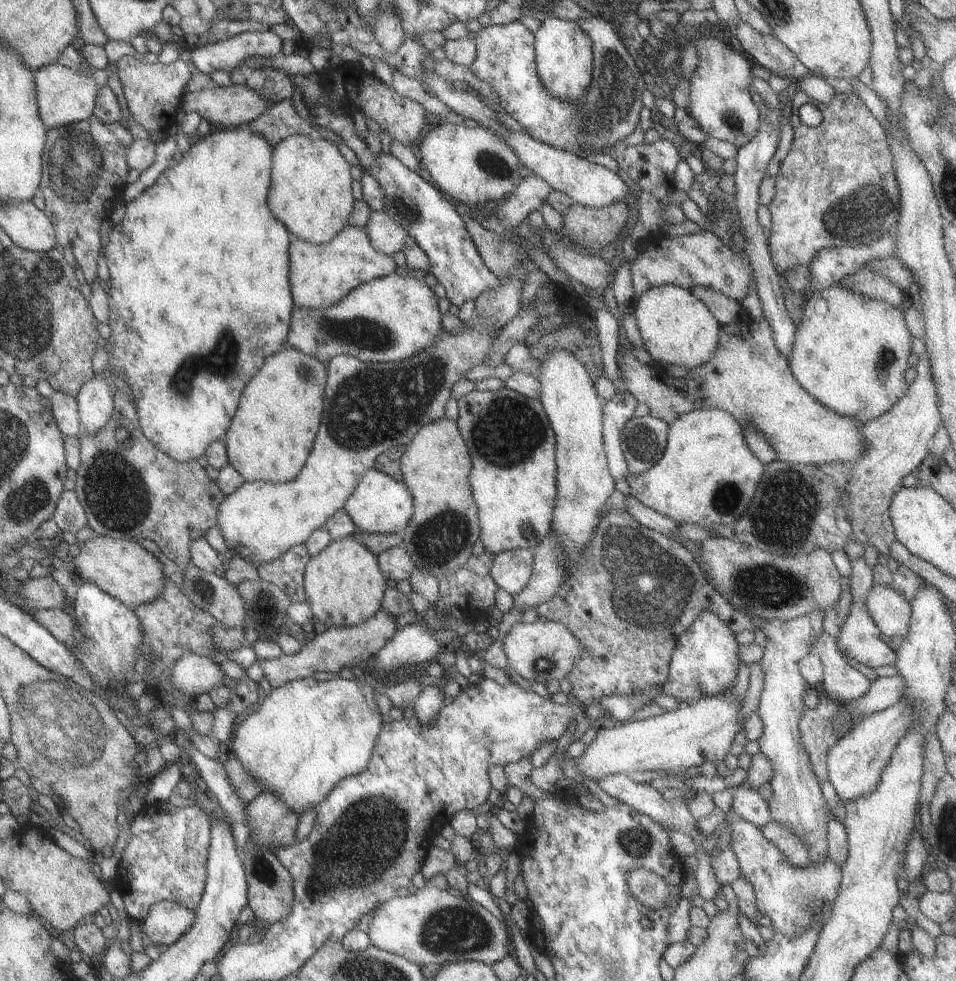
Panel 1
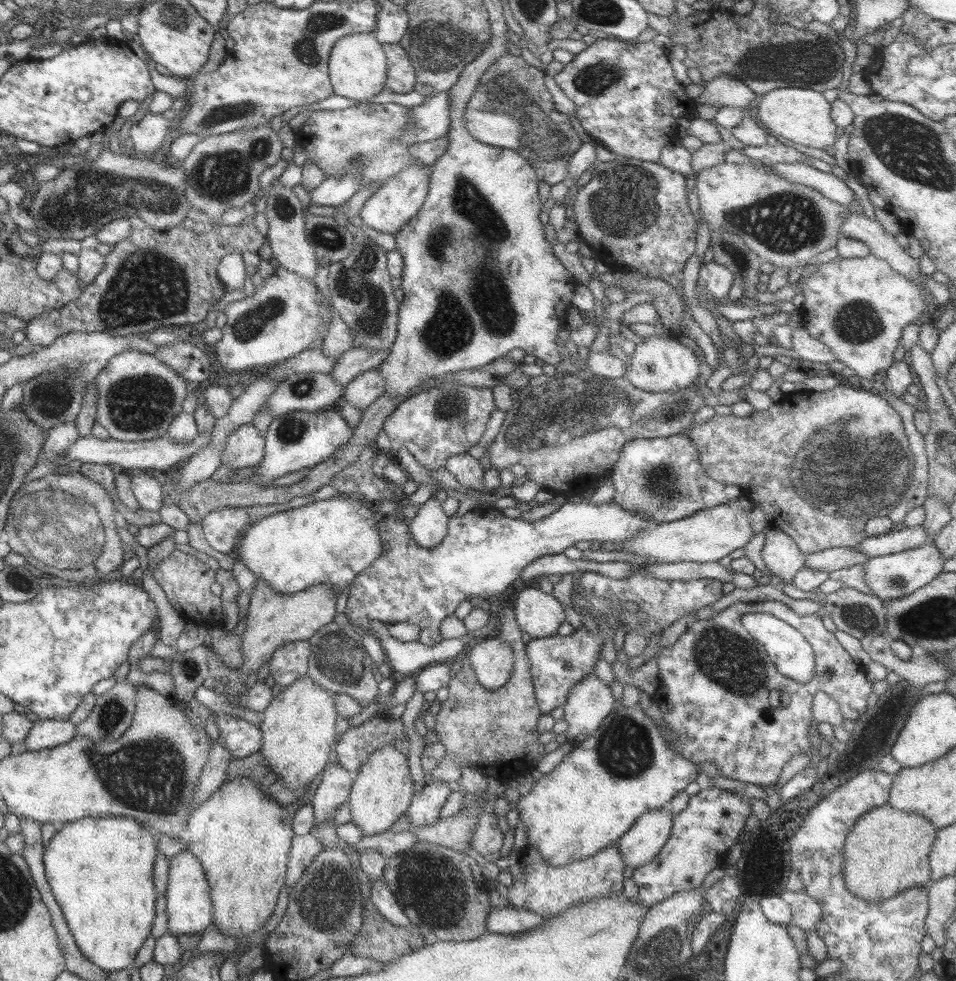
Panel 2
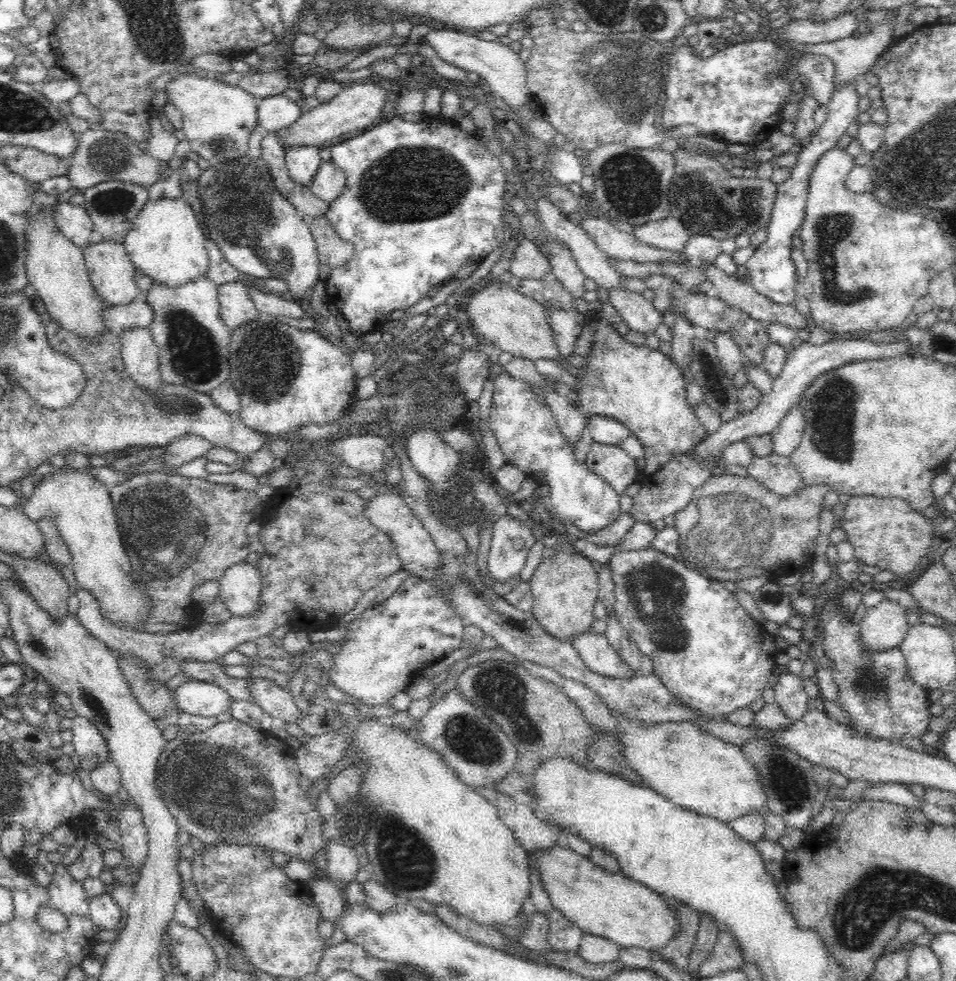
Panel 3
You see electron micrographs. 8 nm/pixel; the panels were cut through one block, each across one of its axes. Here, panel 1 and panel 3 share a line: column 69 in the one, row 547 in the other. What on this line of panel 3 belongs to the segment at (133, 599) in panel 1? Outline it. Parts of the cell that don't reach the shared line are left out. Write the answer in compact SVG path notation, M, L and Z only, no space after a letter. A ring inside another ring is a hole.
M569 547L559 549L544 558L528 582L531 588L532 613L554 638L572 640L576 634L591 629L595 618L593 606L597 601L600 581L598 565Z

